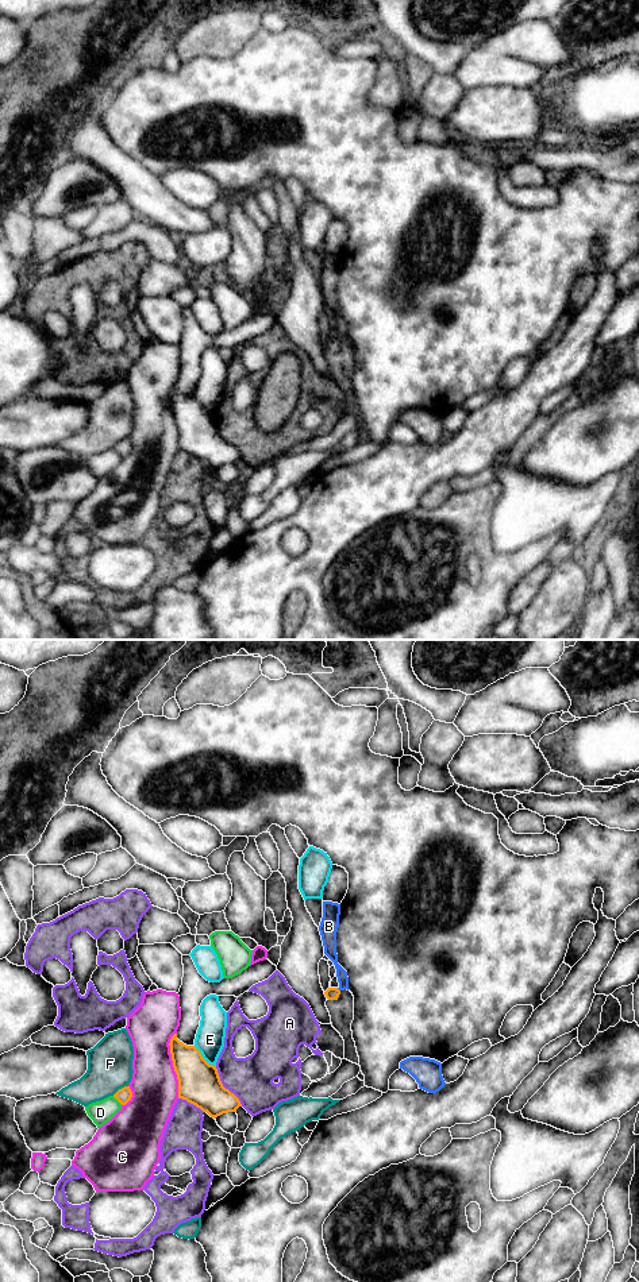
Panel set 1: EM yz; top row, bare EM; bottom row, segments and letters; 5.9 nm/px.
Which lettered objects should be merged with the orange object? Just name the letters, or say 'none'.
none

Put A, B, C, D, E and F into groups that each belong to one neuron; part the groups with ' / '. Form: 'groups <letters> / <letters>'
groups A / B / C / D / E / F

